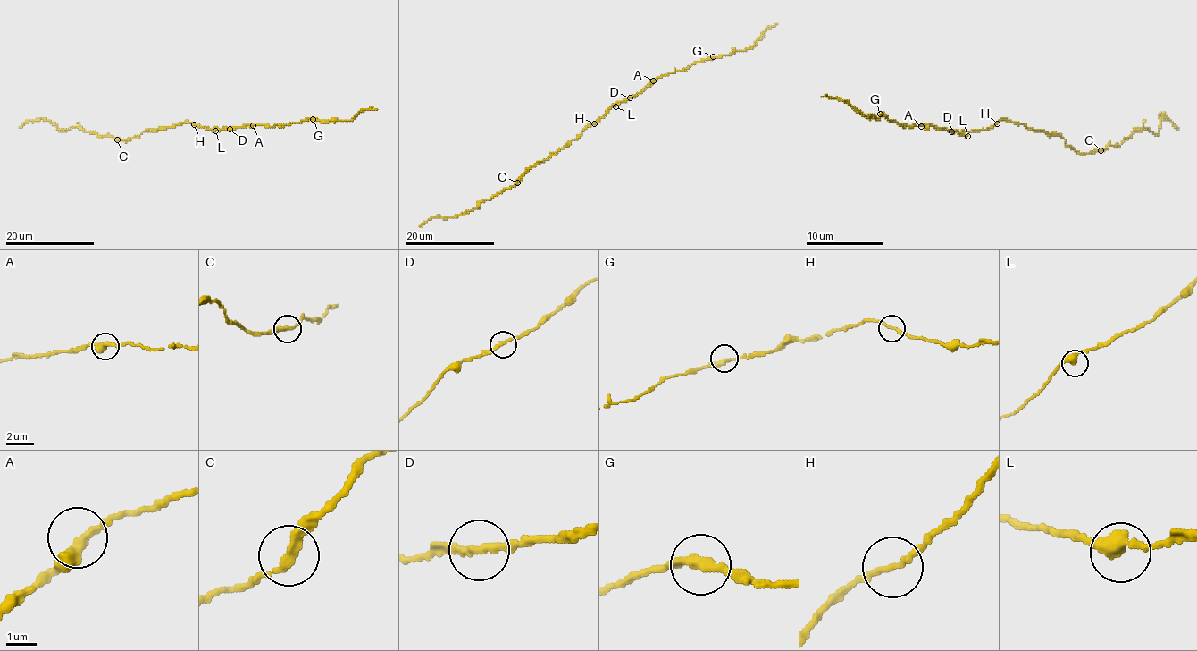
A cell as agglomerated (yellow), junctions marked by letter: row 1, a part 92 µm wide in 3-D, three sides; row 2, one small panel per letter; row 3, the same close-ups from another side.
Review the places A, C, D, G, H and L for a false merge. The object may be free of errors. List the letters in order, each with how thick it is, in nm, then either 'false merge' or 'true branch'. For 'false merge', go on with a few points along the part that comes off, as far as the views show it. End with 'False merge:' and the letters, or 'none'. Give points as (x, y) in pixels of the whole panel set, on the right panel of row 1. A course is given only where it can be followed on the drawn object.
A: 340 nm | true branch
C: 320 nm | true branch
D: 280 nm | true branch
G: 320 nm | true branch
H: 220 nm | true branch
L: 360 nm | true branch
False merge: none

